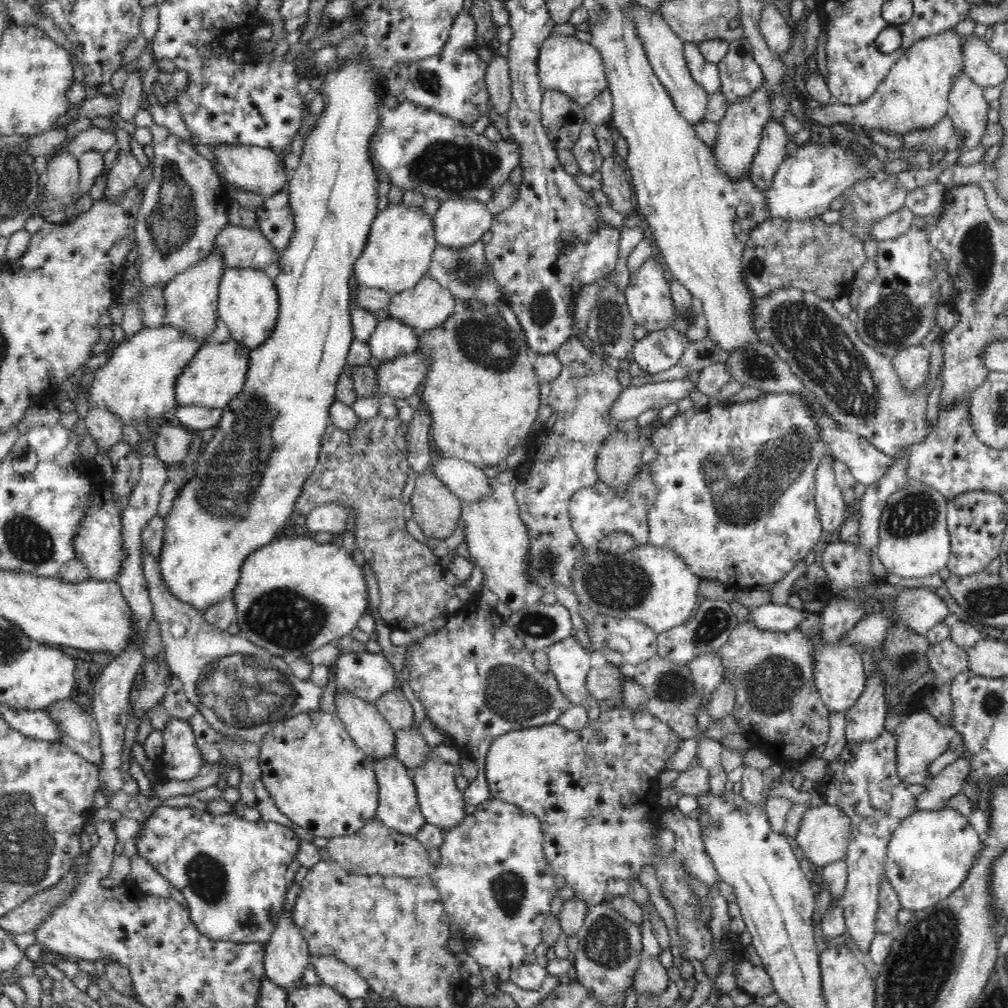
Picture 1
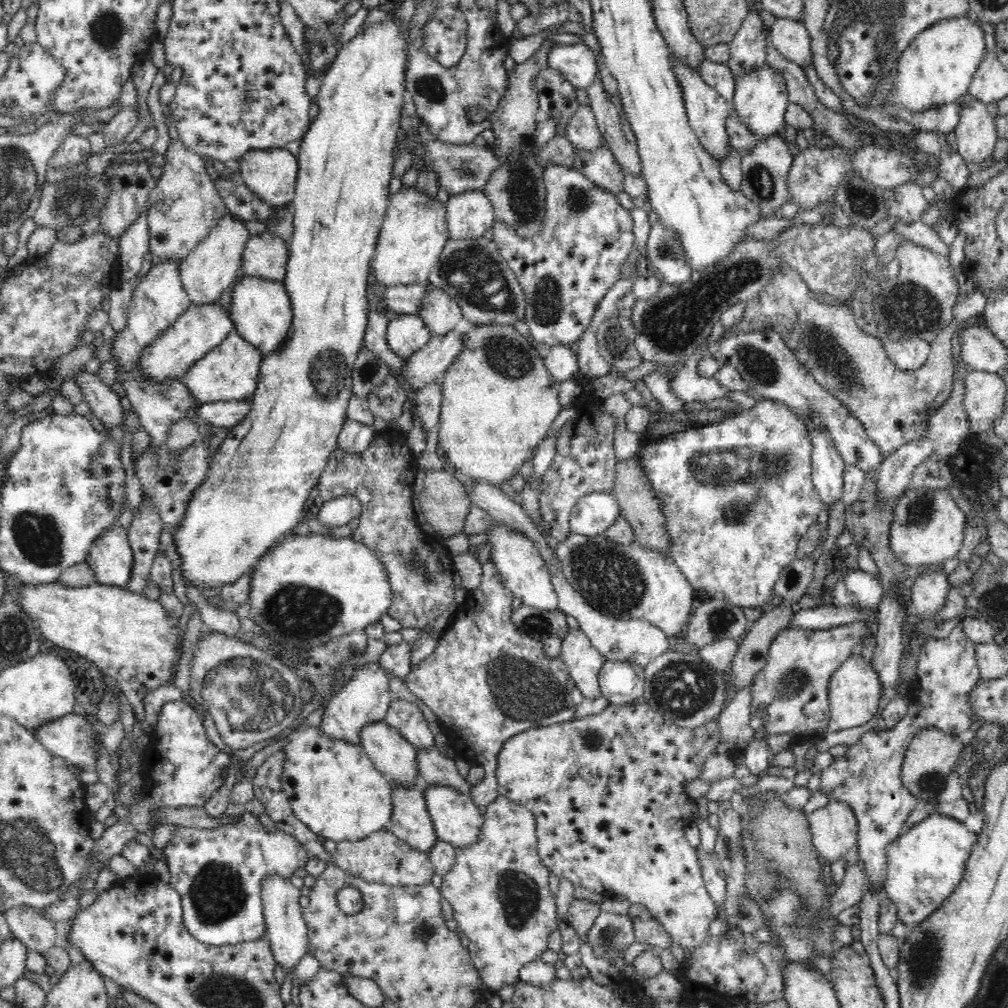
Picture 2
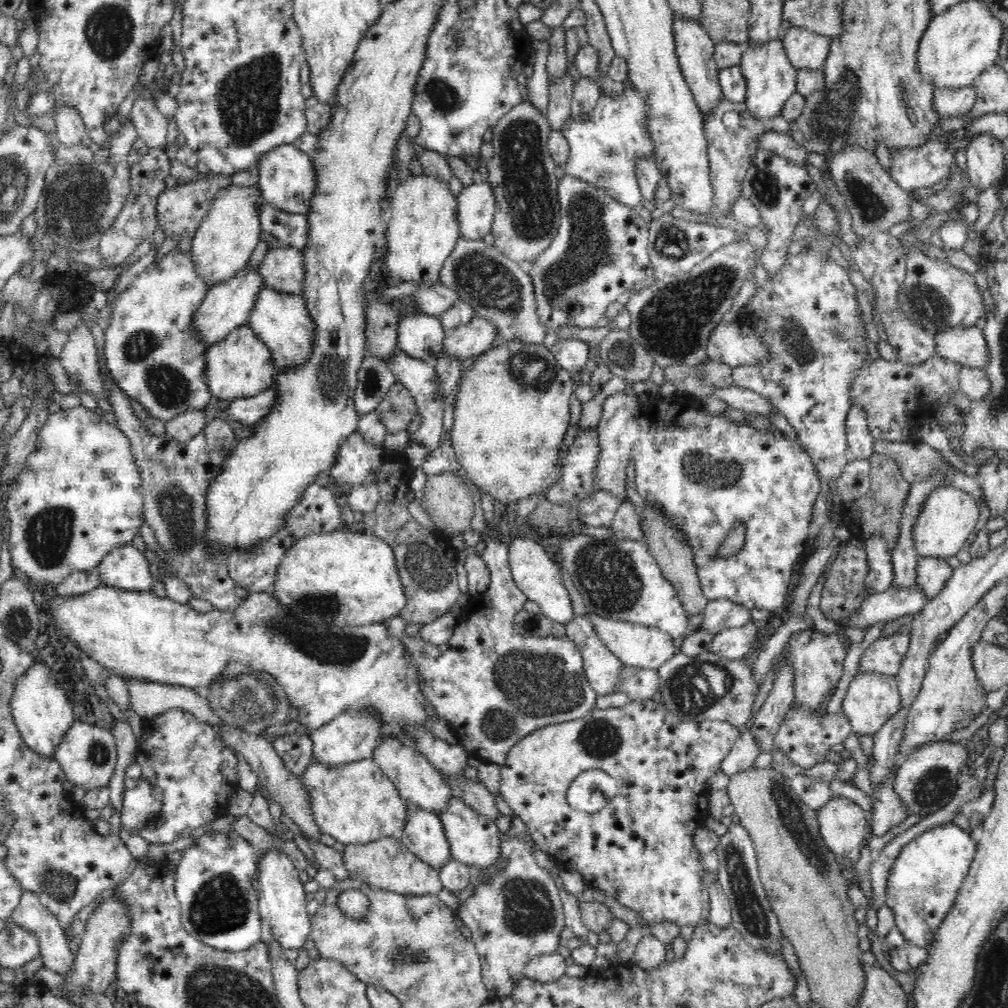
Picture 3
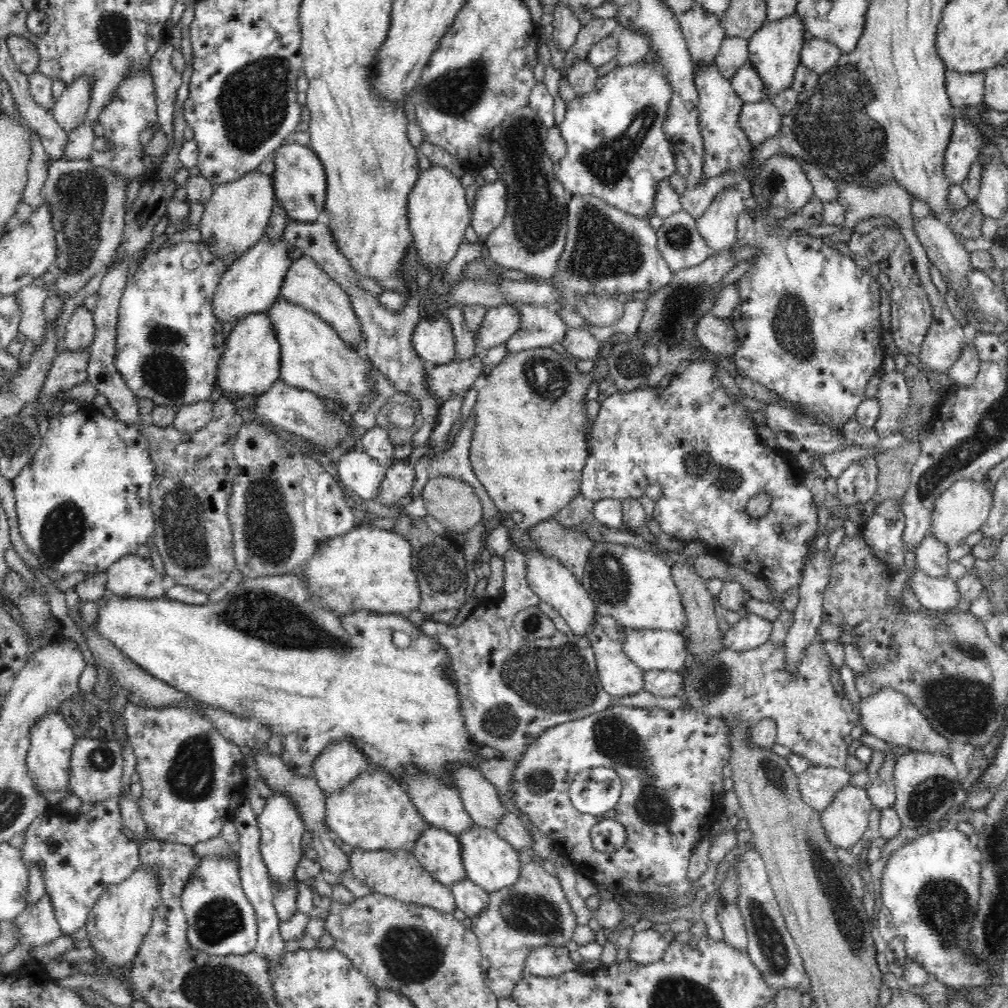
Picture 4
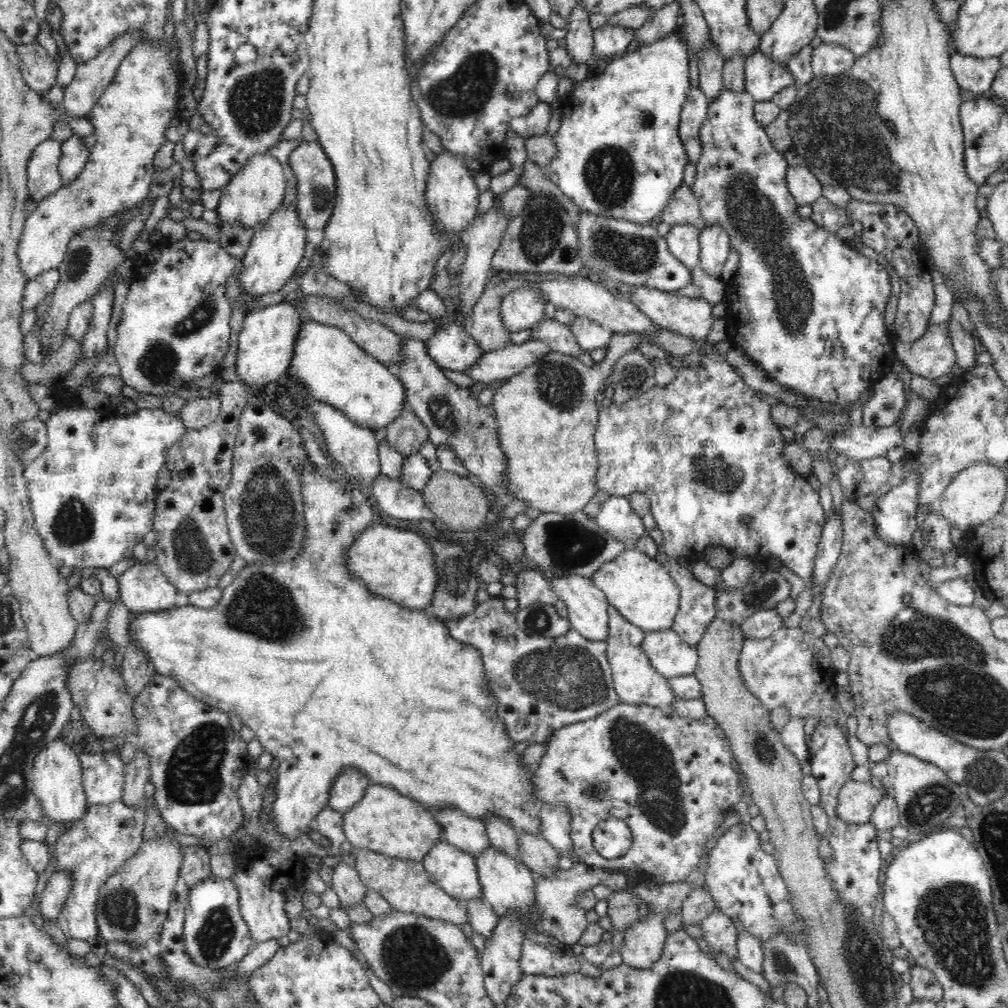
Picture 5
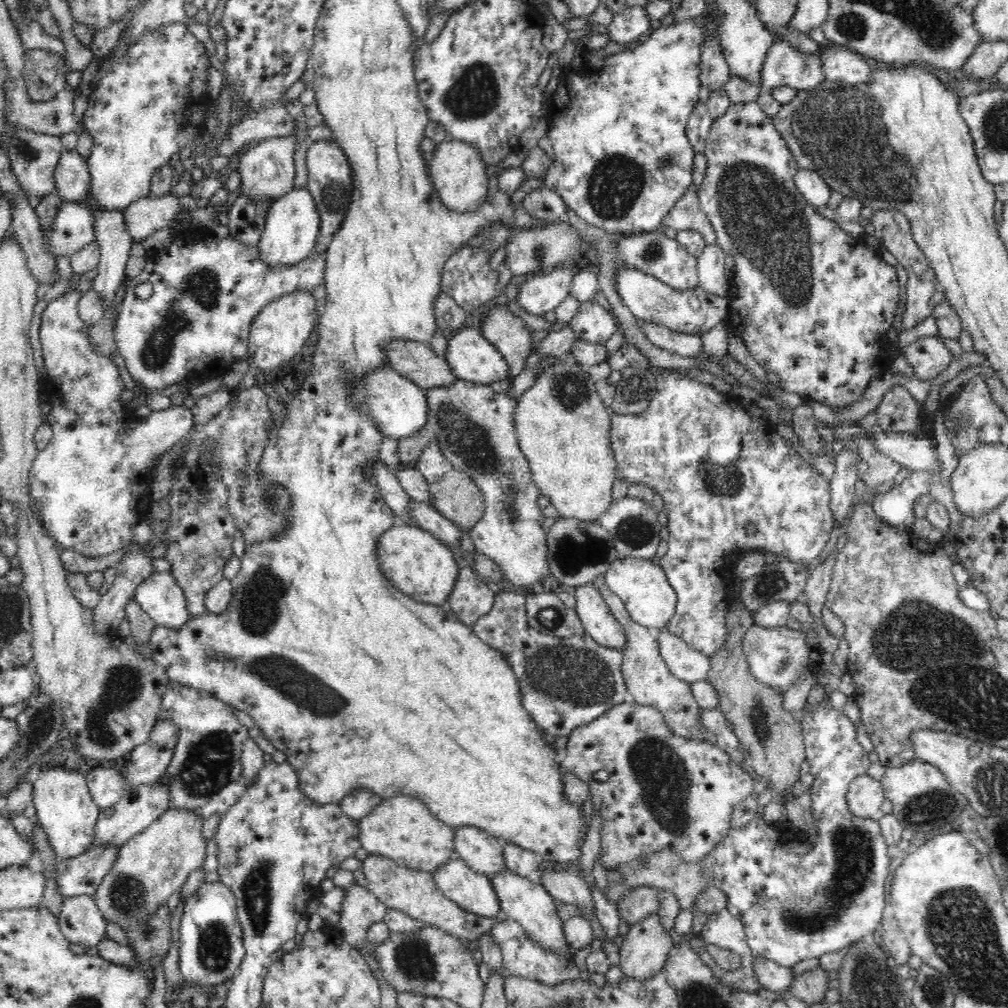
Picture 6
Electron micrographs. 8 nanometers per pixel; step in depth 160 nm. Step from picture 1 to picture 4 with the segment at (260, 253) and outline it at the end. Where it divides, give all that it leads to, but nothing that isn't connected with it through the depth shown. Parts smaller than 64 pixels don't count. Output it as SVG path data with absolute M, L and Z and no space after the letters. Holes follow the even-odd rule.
M303 254L298 260L292 261L288 272L286 272L286 280L282 285L281 295L287 302L302 306L318 315L323 322L336 330L344 343L358 347L359 355L366 356L366 343L362 339L362 327L360 327L358 317L352 309L350 298L326 272L316 265L310 255Z

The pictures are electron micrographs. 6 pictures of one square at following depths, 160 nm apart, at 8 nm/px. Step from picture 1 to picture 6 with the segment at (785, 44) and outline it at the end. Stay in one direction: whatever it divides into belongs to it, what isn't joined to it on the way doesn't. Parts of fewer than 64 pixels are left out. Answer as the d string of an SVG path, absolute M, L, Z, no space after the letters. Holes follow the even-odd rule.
M828 44L822 46L821 54L824 61L824 74L828 80L843 82L856 86L860 83L867 83L870 80L870 66L863 57L855 51L850 51L847 47L830 49Z

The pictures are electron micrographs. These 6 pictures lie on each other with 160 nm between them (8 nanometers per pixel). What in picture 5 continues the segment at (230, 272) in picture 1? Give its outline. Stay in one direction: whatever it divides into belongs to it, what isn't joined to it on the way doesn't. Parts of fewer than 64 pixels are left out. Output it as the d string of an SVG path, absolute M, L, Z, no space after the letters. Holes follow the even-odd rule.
M304 318L295 352L289 364L289 375L305 386L312 399L330 404L352 422L377 432L384 430L406 408L406 392L393 371L358 347L342 329Z

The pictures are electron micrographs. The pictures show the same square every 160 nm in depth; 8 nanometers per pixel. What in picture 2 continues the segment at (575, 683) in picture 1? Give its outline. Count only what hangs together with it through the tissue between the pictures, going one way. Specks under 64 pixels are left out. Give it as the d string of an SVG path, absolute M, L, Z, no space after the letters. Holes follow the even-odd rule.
M571 629L568 632L566 638L563 638L559 656L568 667L570 678L574 679L583 697L598 698L601 695L598 673L606 660L598 649L591 645L591 640L582 629Z

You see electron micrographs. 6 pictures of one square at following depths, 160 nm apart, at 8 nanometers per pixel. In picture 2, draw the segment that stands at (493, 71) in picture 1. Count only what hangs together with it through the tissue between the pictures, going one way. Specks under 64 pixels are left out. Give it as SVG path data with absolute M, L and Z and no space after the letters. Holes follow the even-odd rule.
M544 39L539 51L530 60L517 64L516 68L509 72L508 88L502 95L496 110L489 116L490 127L495 134L495 141L491 146L494 153L500 157L502 166L490 176L484 194L487 194L494 207L496 221L502 221L506 225L514 227L520 239L539 235L543 229L546 206L544 165L537 160L540 148L533 148L537 122L542 117L535 88L535 76L548 68L547 54L551 49L550 46L552 46L552 41Z

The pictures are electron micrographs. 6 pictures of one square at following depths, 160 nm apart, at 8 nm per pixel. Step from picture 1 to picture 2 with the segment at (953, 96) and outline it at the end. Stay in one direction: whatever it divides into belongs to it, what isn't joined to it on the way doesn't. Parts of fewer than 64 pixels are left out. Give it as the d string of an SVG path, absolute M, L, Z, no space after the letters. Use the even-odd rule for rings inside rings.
M966 93L960 97L960 120L955 128L957 152L965 162L981 162L992 157L997 139L995 118L986 109L986 104L978 101L974 96Z

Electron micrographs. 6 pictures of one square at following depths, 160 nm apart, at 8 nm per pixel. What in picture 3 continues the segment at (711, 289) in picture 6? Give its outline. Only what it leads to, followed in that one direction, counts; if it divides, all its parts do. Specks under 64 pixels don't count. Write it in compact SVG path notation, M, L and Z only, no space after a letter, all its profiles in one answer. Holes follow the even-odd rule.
M726 97L719 100L719 103L703 117L703 131L707 142L707 153L709 158L709 171L712 188L714 191L714 216L728 216L731 214L735 200L743 194L742 183L747 176L750 162L755 157L754 153L761 148L758 146L759 138L764 131L776 131L776 133L786 134L790 130L791 122L782 116L774 116L770 120L760 122L747 112L745 102L735 103ZM726 112L738 112L741 127L737 131L731 131L722 123L722 116Z

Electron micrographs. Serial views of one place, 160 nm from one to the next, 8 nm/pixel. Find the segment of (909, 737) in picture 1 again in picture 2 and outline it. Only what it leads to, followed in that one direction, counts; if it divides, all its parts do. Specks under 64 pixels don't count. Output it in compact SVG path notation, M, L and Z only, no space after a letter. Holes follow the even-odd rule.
M936 728L920 729L913 737L901 769L904 786L923 802L937 802L939 794L945 790L947 780L952 773L964 746L959 738Z

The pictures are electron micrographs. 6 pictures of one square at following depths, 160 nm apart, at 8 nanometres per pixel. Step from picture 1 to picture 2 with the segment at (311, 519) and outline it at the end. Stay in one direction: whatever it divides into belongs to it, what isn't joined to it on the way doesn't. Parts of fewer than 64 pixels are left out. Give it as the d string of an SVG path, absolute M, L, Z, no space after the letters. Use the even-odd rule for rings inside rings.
M354 495L323 501L318 507L318 522L331 528L346 526L352 518L359 518L364 508Z

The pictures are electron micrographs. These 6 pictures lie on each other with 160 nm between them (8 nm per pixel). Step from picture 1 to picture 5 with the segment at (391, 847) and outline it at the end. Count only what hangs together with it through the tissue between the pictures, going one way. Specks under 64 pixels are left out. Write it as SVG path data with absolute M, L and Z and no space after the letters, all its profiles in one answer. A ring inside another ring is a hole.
M356 849L355 869L360 874L362 883L383 896L392 907L402 912L422 915L429 919L438 919L460 925L469 922L467 901L458 900L439 888L426 873L420 861L405 860L368 850Z

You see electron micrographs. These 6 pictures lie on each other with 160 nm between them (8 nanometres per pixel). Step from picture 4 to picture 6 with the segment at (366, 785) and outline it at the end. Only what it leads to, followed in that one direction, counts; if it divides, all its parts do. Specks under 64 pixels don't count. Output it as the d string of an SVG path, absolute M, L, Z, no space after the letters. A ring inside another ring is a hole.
M397 794L390 800L381 799L369 815L357 821L361 847L372 855L391 858L403 867L434 874L438 867L456 857L454 828L434 817L417 798Z

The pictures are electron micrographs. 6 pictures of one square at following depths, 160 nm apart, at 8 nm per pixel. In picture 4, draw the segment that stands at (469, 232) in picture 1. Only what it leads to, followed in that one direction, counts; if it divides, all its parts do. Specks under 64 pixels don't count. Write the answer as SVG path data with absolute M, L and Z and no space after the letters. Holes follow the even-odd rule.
M500 178L486 182L477 190L471 209L471 225L477 236L488 236L502 222L508 190Z

